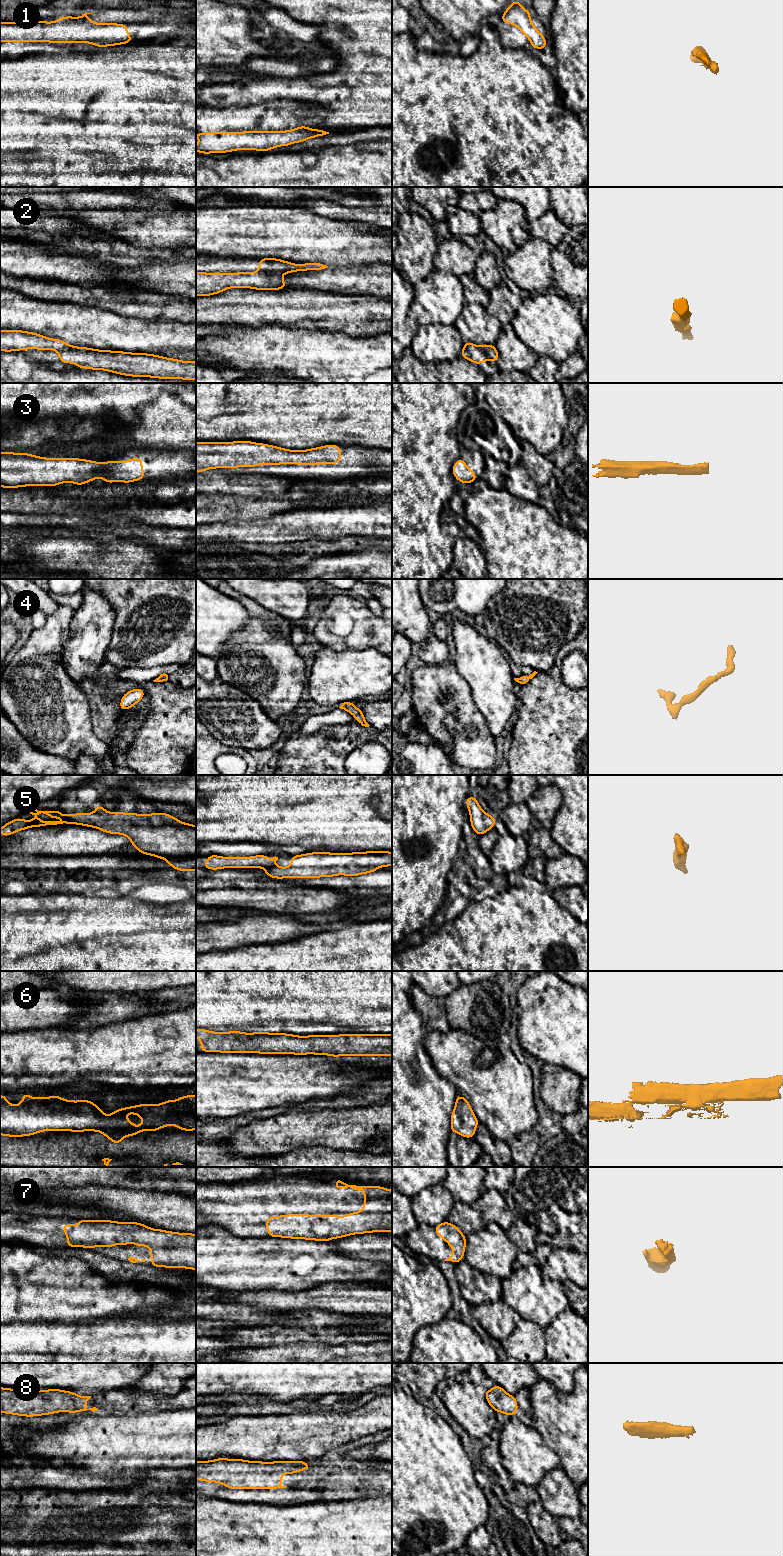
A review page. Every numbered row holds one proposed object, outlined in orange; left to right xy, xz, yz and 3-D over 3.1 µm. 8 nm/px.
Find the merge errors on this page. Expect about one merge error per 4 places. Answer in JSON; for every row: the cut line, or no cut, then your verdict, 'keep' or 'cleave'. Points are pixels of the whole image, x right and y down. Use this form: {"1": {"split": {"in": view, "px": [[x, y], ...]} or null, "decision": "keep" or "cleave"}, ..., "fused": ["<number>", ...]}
{"1": {"split": null, "decision": "keep"}, "2": {"split": null, "decision": "keep"}, "3": {"split": null, "decision": "keep"}, "4": {"split": null, "decision": "keep"}, "5": {"split": null, "decision": "keep"}, "6": {"split": {"in": "xy", "px": [[0, 1111], [60, 1113], [60, 1128], [66, 1130]]}, "decision": "cleave"}, "7": {"split": {"in": "xz", "px": [[338, 1216], [334, 1223], [318, 1222], [314, 1227], [314, 1231]]}, "decision": "cleave"}, "8": {"split": null, "decision": "keep"}, "fused": ["6", "7"]}

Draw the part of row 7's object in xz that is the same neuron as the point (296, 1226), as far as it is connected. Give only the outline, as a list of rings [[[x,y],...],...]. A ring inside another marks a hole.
[[[289,1214],[281,1216],[270,1216],[266,1222],[269,1237],[284,1237],[292,1239],[306,1239],[328,1242],[332,1238],[329,1236],[320,1237],[314,1230],[319,1222],[328,1224],[337,1223],[337,1217],[330,1215],[308,1215],[308,1214]]]

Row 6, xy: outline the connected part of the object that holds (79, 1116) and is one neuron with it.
[[[28,1093],[22,1095],[22,1102],[13,1105],[6,1101],[8,1095],[0,1095],[0,1112],[62,1114],[64,1126],[58,1130],[83,1132],[111,1130],[123,1132],[158,1131],[175,1124],[179,1130],[196,1130],[196,1095],[178,1097],[177,1101],[166,1100],[161,1104],[127,1106],[105,1115],[98,1104],[91,1100],[65,1100],[57,1095],[34,1100]],[[126,1113],[140,1115],[143,1125],[135,1126],[125,1118]]]

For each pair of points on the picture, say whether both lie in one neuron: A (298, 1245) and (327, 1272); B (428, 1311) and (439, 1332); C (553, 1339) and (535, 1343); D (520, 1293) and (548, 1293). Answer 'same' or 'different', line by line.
A: same
B: different
C: different
D: same

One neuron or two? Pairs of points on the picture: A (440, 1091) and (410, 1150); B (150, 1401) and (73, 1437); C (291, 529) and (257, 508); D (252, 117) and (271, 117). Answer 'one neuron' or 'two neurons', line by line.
A: one neuron
B: two neurons
C: two neurons
D: one neuron

